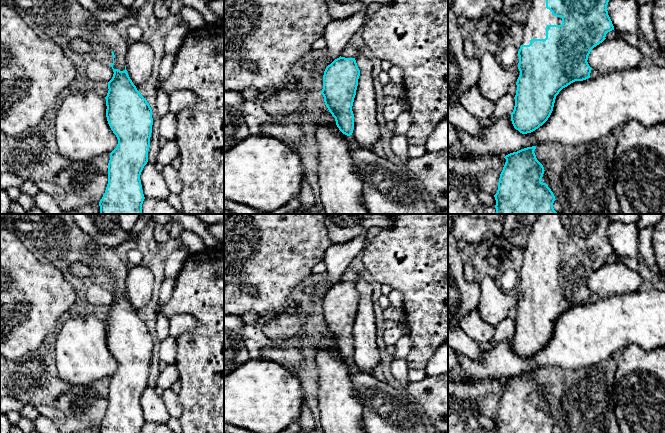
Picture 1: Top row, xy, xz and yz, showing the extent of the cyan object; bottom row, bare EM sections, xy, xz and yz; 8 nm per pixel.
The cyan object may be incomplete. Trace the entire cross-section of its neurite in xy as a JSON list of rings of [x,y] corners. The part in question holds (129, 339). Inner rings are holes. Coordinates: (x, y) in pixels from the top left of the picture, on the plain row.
[[[112,275],[113,287],[110,290],[113,293],[113,301],[108,306],[108,317],[106,323],[106,341],[108,348],[118,363],[116,372],[110,377],[110,384],[108,387],[108,408],[99,426],[100,433],[142,433],[142,428],[145,423],[140,399],[144,390],[148,386],[148,375],[150,370],[150,361],[152,357],[152,333],[147,324],[140,318],[136,310],[130,303],[126,290],[124,295],[114,293],[114,276]]]

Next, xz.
[[[339,281],[328,289],[323,299],[321,318],[339,354],[350,360],[354,353],[352,330],[360,294],[355,282]]]

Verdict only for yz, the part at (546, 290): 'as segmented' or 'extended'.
extended

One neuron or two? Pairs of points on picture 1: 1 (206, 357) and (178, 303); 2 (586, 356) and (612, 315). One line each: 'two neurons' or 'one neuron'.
1: one neuron
2: one neuron

